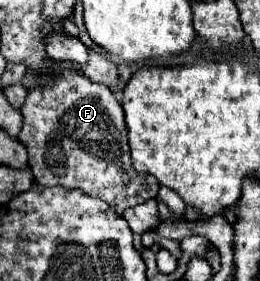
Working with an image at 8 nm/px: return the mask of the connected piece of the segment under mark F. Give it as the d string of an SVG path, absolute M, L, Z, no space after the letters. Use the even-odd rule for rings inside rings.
M59 70L27 90L27 100L21 106L23 128L19 140L29 152L35 180L43 186L81 188L85 194L123 210L155 198L153 194L159 190L157 180L133 168L121 102L109 88L101 84L91 88L93 84L85 86L81 82L89 80L77 70ZM89 134L95 136L95 148L81 146ZM149 188L151 192L147 192Z

